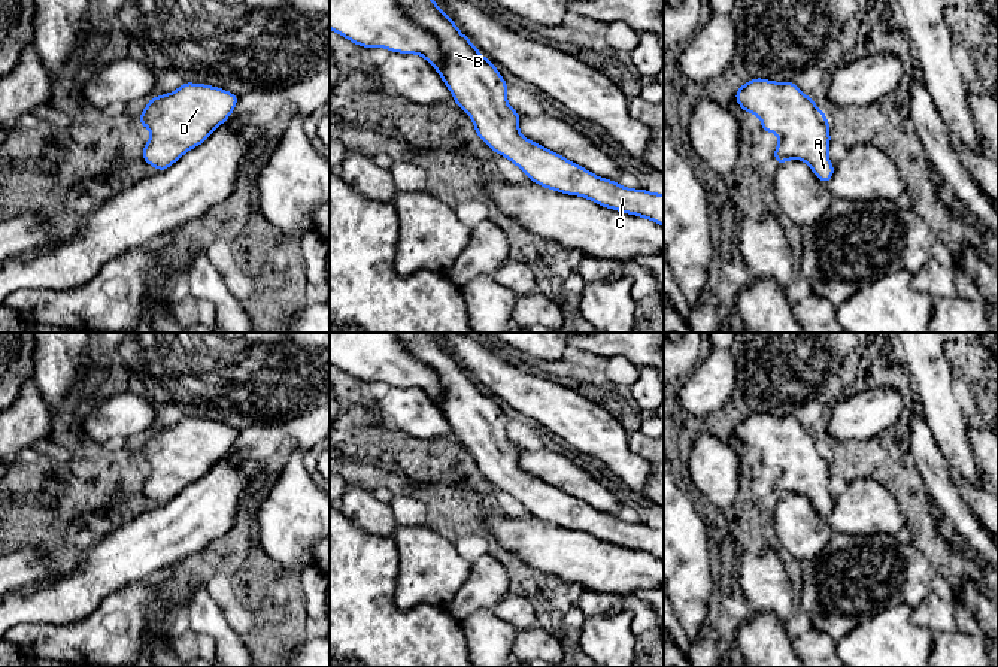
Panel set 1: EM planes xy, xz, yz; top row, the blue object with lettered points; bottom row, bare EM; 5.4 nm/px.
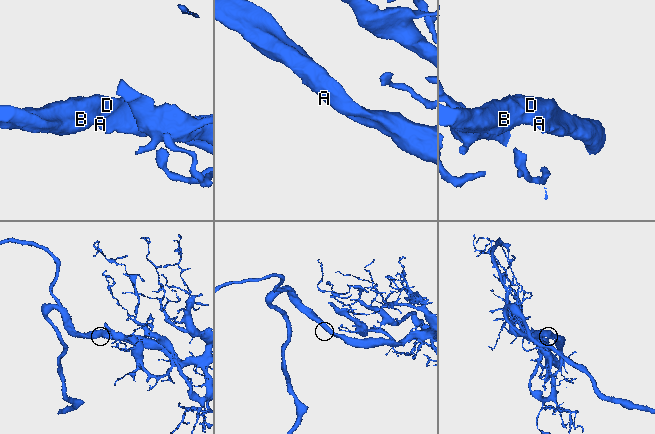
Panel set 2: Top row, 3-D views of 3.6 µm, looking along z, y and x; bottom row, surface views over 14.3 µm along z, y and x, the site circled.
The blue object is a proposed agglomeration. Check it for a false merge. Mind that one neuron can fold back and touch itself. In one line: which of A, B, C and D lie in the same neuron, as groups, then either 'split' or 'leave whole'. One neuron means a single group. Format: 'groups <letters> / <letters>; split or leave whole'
groups A B C D; leave whole

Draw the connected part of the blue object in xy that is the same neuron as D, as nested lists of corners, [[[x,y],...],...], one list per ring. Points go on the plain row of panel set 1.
[[[183,416],[173,427],[149,433],[137,457],[149,463],[151,473],[143,479],[142,494],[158,506],[169,503],[185,486],[201,479],[222,457],[225,457],[239,430],[218,421]]]

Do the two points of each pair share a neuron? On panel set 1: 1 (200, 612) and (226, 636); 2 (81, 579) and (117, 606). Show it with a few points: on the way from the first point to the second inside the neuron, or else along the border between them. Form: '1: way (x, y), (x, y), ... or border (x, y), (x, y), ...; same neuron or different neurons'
1: way (206, 617), (220, 630); same neuron
2: border (136, 581), (111, 593), (91, 612), (78, 619); different neurons

